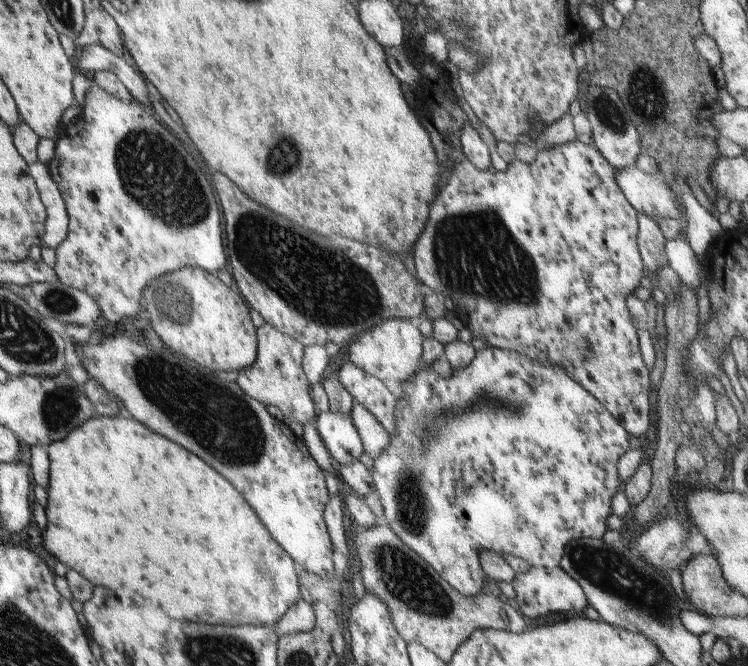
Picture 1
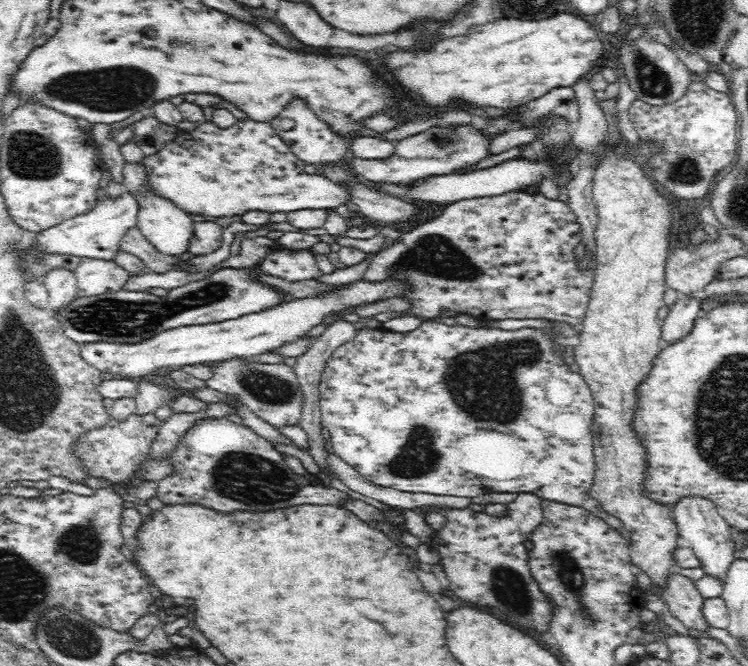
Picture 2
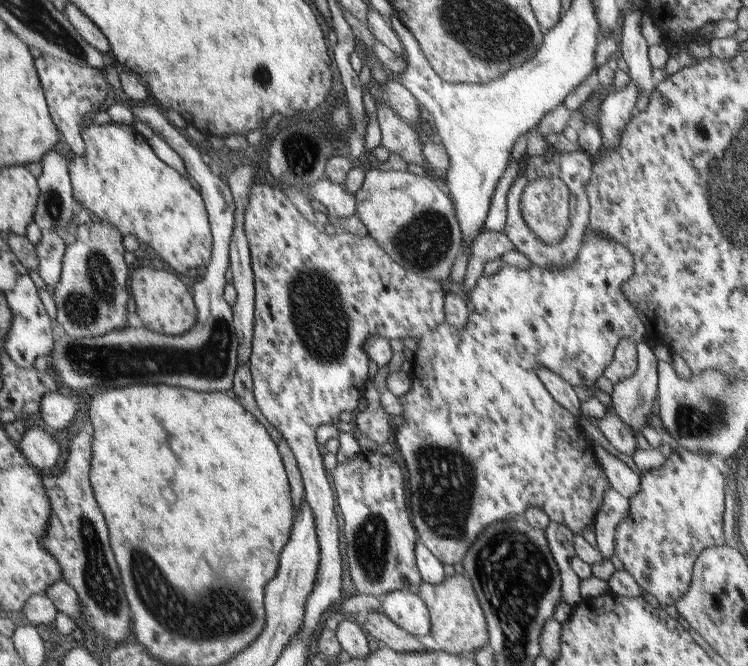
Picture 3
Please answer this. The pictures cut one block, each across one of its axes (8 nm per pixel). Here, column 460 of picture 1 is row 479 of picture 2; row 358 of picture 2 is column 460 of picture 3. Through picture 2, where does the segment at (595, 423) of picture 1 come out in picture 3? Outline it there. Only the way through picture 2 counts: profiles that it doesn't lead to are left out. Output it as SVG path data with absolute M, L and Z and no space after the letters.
M470 310L467 322L463 328L457 330L450 324L442 324L434 331L424 334L417 342L417 348L408 356L411 360L412 371L410 372L411 386L409 390L398 397L401 405L401 418L403 422L396 426L395 442L403 462L407 467L407 482L411 484L410 509L414 519L415 528L418 529L421 542L435 555L441 564L453 566L459 564L461 558L473 546L473 542L493 522L507 521L511 517L523 517L527 507L535 507L542 510L549 518L549 522L567 527L573 535L581 535L581 532L589 526L593 527L595 514L601 506L601 498L606 488L610 488L606 474L595 462L591 454L589 444L585 442L583 434L579 432L577 416L573 415L550 395L537 372L531 367L513 364L507 354L499 348L493 328L487 324L477 311Z

